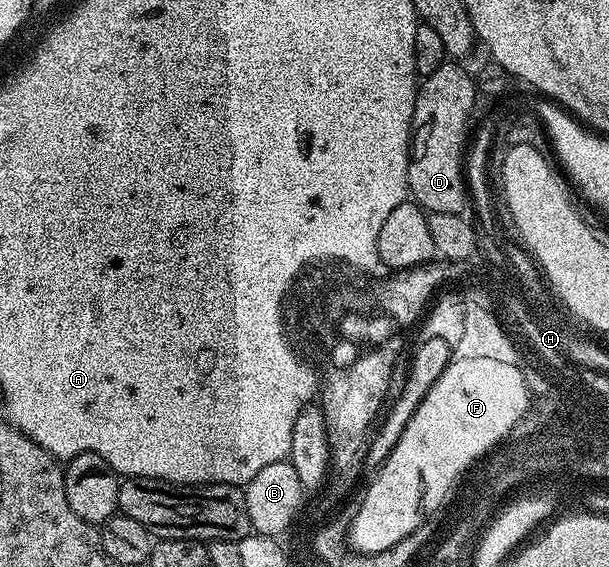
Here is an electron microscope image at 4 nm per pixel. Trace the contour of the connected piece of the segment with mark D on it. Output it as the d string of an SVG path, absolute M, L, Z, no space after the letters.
M446 63L439 71L431 71L418 84L413 131L409 151L409 191L412 200L429 213L459 213L467 209L467 165L463 158L467 153L466 133L470 129L465 117L476 103L477 83L464 64Z

